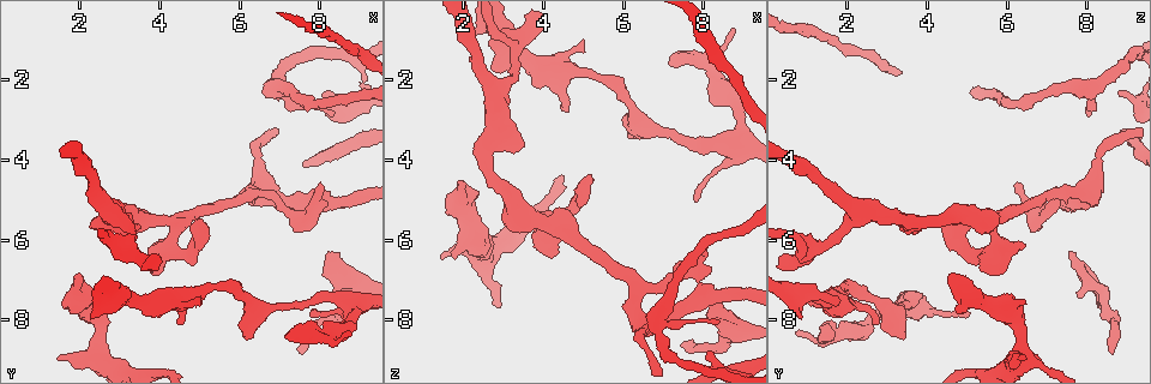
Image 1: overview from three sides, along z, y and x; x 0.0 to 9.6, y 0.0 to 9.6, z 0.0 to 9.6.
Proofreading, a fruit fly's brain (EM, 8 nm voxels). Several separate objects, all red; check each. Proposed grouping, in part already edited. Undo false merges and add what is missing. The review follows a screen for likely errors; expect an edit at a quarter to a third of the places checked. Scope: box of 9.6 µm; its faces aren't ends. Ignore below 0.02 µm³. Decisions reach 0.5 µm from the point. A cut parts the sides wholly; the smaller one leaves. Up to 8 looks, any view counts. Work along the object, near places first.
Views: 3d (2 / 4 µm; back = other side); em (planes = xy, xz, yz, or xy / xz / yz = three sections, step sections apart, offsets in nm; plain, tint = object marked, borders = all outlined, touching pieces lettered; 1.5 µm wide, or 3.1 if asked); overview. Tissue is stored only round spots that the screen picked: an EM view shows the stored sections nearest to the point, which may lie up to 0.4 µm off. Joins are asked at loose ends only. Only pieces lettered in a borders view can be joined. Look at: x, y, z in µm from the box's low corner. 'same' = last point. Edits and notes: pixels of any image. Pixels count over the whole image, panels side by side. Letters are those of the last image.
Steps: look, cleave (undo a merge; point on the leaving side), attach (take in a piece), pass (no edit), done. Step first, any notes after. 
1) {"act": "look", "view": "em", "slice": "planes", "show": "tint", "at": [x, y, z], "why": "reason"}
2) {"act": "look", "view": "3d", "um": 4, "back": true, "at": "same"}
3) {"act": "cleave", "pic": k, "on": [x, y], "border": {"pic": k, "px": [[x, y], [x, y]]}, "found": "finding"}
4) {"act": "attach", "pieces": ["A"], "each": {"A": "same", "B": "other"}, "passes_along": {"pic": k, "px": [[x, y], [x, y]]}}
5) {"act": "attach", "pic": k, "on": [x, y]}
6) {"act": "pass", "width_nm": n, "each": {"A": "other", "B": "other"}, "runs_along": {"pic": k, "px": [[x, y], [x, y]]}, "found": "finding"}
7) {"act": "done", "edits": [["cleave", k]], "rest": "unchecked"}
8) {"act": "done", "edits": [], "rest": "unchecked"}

{"act": "look", "view": "em", "slice": "planes", "show": "plain", "at": [7.90, 4.60, 6.20], "why": "an open end"}

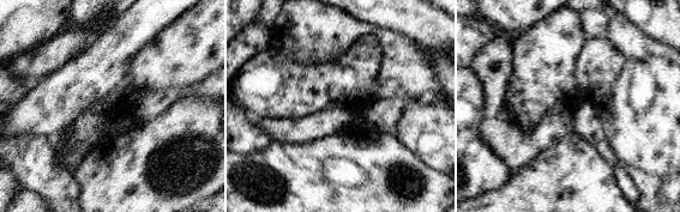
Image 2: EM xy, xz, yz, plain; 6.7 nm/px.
{"act": "look", "view": "em", "slice": "planes", "show": "tint", "at": "same"}

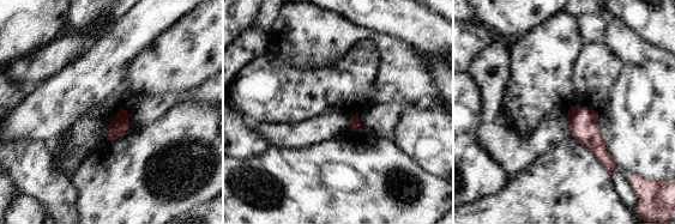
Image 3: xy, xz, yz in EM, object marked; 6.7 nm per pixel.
{"act": "look", "view": "em", "slice": "planes", "show": "borders", "at": "same", "why": "see the neighbours"}

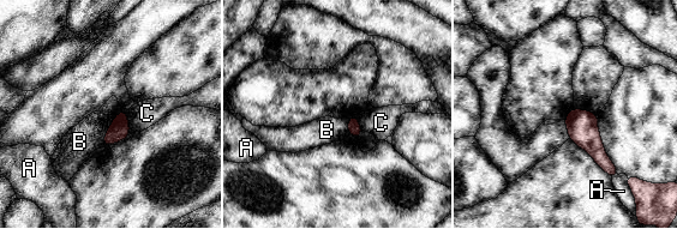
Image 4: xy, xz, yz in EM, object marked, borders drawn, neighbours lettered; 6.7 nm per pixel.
{"act": "pass", "each": {"A": "other", "B": "other", "C": "other"}, "border": {"pic": 4, "px": [[117, 115], [102, 142]]}, "found": "no lettered piece goes on from it"}

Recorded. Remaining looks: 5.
{"act": "look", "view": "3d", "um": 4, "at": [6.10, 8.45, 3.45], "why": "an open end"}

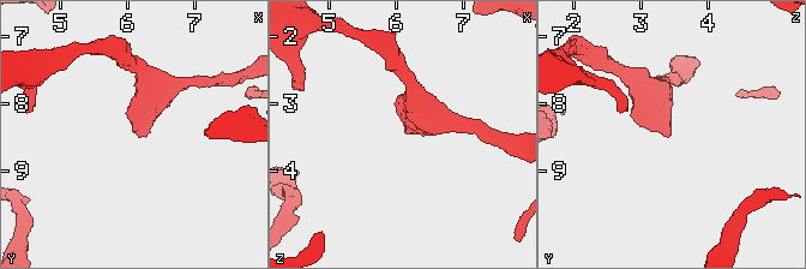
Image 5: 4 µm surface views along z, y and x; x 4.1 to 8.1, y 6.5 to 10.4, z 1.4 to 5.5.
{"act": "look", "view": "em", "slice": "planes", "show": "borders", "at": [6.10, 8.40, 3.40], "why": "need the tissue"}

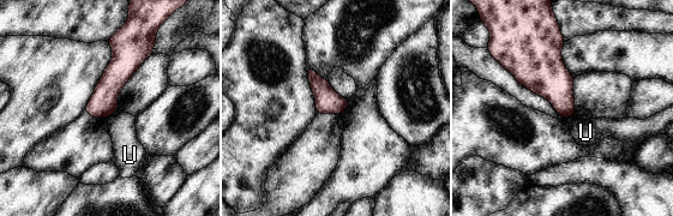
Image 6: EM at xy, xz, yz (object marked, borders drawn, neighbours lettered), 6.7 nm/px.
{"act": "pass", "each": {"U": "other"}, "runs_along": {"pic": 6, "px": [[114, 42], [118, 72], [95, 114]]}, "found": "none of them fits"}

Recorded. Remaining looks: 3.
{"act": "look", "view": "3d", "um": 4, "back": true, "at": [8.45, 2.90, 8.05], "why": "branch stops here"}

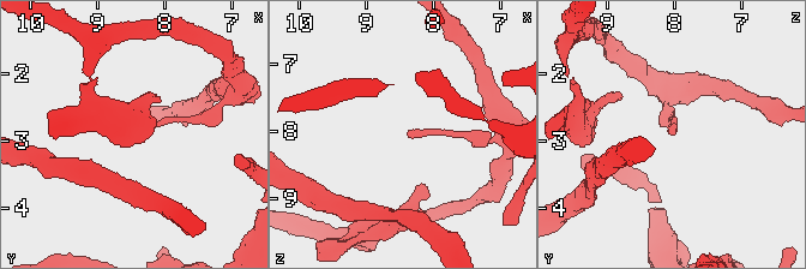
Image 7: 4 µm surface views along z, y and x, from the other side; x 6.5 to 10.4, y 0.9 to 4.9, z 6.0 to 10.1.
{"act": "look", "view": "em", "slice": "yz", "step": 8, "show": "borders", "at": [8.35, 2.80, 8.10], "why": "need the tissue"}

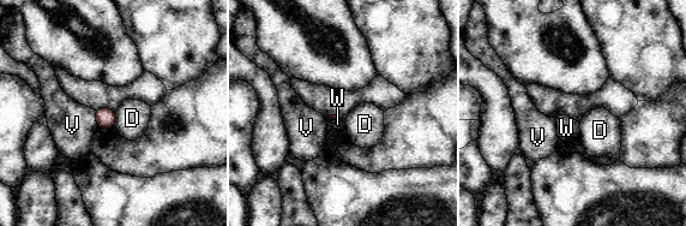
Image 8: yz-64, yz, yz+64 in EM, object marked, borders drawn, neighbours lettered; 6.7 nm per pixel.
{"act": "pass", "longest_contact_nm": ["V", 110], "each": {"D": "other", "V": "other", "W": "other"}, "found": "no lettered piece goes on from it"}

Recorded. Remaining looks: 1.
{"act": "done", "edits": [], "rest": "unchecked"}

